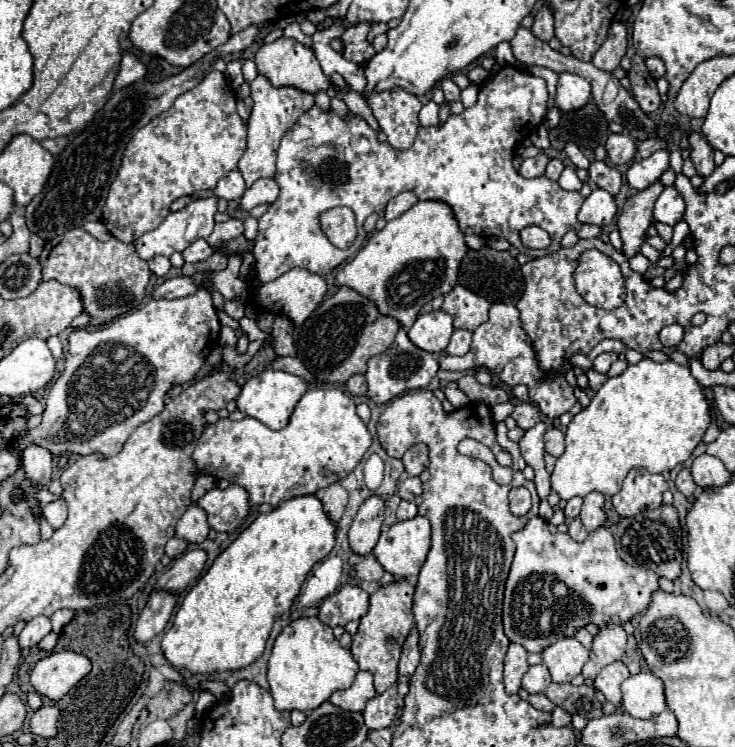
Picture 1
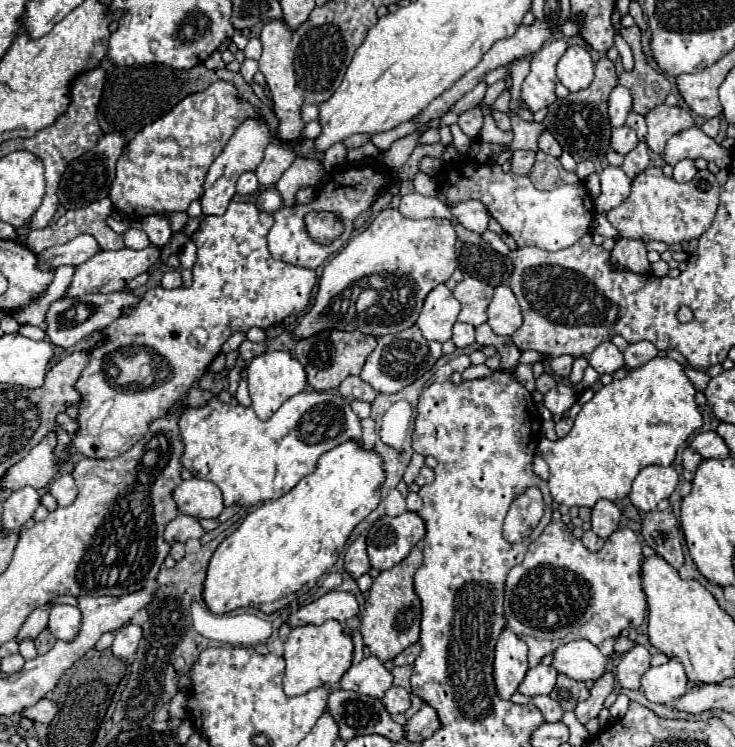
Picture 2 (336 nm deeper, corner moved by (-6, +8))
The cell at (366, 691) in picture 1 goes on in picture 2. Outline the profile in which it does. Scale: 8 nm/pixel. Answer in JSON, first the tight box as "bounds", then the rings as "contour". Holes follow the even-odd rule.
{"bounds":[341,658,393,698],"contour":[[[363,658],[359,664],[353,664],[341,678],[343,690],[353,690],[373,698],[381,698],[393,684],[391,672],[375,658]]]}

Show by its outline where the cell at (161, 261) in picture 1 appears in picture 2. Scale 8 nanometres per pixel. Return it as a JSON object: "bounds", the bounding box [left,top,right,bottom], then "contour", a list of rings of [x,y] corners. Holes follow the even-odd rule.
{"bounds":[135,216,173,250],"contour":[[[147,216],[147,218],[141,218],[135,226],[139,226],[141,230],[145,230],[147,236],[149,236],[149,240],[151,240],[151,244],[155,248],[159,248],[159,250],[163,250],[169,244],[171,236],[173,236],[173,232],[169,228],[169,220],[163,218],[163,216]]]}

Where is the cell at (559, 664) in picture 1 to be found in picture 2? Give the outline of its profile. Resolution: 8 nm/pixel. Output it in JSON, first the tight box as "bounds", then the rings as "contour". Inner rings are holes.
{"bounds":[553,640,607,680],"contour":[[[575,640],[563,644],[553,654],[553,666],[557,672],[573,680],[595,680],[607,668],[607,656],[599,652],[589,640]]]}

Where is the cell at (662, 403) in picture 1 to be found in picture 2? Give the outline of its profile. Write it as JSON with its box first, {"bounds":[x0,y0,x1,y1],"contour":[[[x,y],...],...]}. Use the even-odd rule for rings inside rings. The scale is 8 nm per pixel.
{"bounds":[539,358,703,506],"contour":[[[653,358],[647,364],[633,368],[625,378],[613,380],[603,386],[593,398],[583,404],[581,412],[575,418],[571,432],[565,438],[555,442],[543,438],[539,442],[539,450],[543,460],[549,464],[549,490],[557,504],[565,506],[593,506],[597,500],[621,500],[631,492],[631,484],[641,468],[649,464],[669,466],[675,460],[675,452],[685,440],[703,426],[703,418],[699,406],[695,402],[695,388],[685,374],[685,368],[669,358]]]}

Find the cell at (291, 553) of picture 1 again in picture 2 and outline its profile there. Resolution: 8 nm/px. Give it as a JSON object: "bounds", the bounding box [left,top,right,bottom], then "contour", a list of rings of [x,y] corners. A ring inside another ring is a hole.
{"bounds":[203,442,385,614],"contour":[[[343,442],[337,448],[325,452],[319,462],[317,470],[297,482],[293,490],[277,500],[263,502],[255,508],[243,524],[229,534],[219,548],[215,550],[207,576],[203,582],[203,600],[207,608],[215,614],[233,612],[237,608],[255,608],[265,614],[271,614],[279,608],[291,604],[291,600],[307,594],[321,574],[325,574],[345,548],[345,542],[351,530],[379,504],[379,492],[385,482],[385,474],[381,470],[381,458],[371,450],[365,452],[359,448],[357,442]]]}

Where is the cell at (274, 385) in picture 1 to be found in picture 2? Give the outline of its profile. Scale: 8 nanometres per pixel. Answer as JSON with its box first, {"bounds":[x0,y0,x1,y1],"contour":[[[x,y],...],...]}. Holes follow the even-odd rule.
{"bounds":[247,352,307,420],"contour":[[[265,352],[247,364],[247,384],[253,400],[251,408],[261,420],[267,420],[277,412],[277,408],[287,398],[307,388],[307,374],[305,374],[305,368],[299,364],[299,360],[293,358],[289,352]]]}

